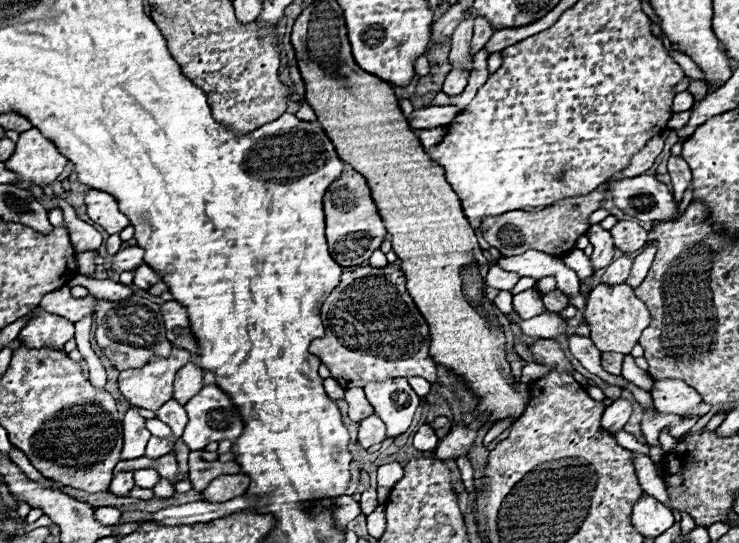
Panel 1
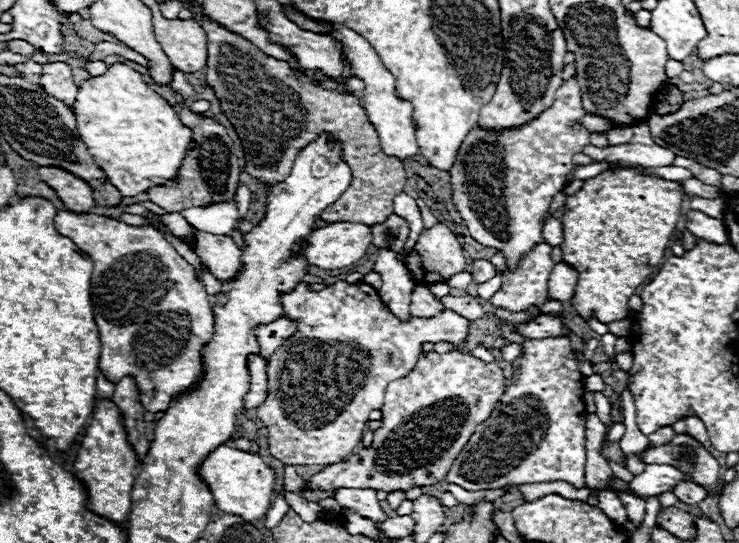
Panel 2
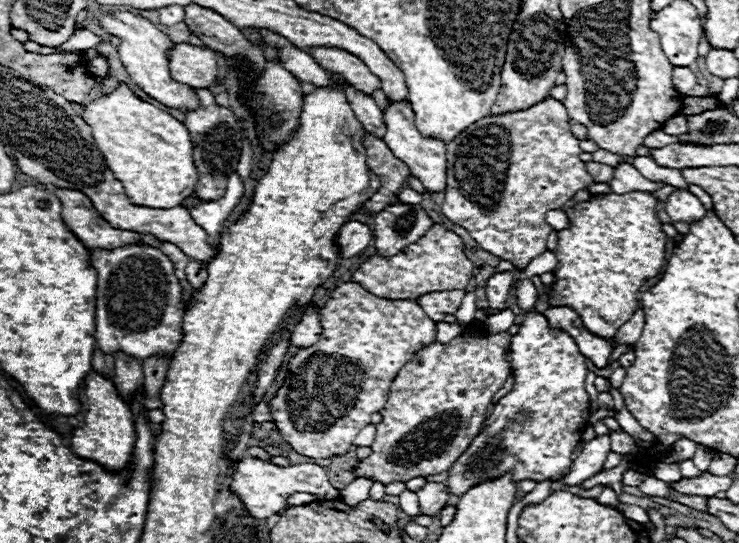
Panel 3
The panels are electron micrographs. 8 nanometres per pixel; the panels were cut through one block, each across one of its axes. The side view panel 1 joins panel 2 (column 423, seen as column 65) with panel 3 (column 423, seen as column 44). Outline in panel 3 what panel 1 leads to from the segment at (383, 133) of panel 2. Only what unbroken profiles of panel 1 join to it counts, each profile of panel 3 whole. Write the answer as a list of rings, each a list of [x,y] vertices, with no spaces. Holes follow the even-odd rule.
[[[388,100],[388,108],[382,112],[382,116],[386,126],[384,142],[392,150],[392,154],[404,164],[408,164],[410,174],[418,178],[426,190],[442,192],[446,188],[446,144],[442,140],[428,140],[420,136],[420,132],[414,126],[414,112],[408,100],[402,100],[402,102]]]

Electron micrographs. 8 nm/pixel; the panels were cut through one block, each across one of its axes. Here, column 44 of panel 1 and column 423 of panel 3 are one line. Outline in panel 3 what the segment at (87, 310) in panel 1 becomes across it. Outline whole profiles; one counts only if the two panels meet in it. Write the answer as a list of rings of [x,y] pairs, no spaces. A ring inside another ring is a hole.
[[[430,292],[416,300],[428,318],[442,322],[446,314],[456,314],[466,292]]]

